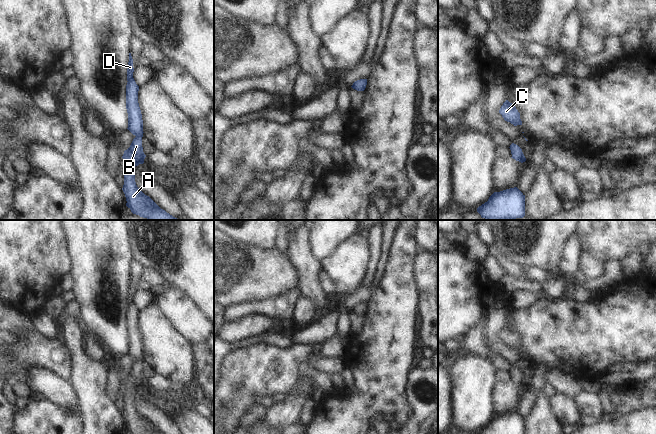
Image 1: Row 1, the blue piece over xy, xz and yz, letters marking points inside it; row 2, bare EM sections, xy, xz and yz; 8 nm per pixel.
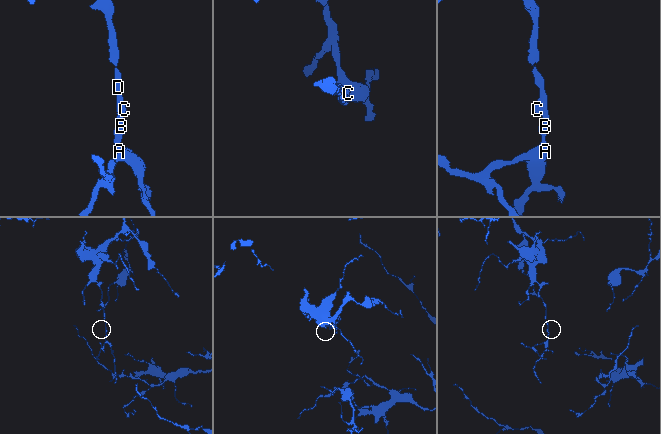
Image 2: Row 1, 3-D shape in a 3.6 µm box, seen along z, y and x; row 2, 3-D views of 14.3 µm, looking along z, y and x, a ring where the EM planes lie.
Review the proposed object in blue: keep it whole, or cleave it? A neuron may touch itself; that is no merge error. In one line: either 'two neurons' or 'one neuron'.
one neuron

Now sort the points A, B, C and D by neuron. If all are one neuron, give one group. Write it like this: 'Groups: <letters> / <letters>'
Groups: A B C D

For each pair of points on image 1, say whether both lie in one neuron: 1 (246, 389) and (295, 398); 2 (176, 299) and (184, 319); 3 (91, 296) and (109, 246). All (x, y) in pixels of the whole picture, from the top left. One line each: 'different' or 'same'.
1: different
2: same
3: same

